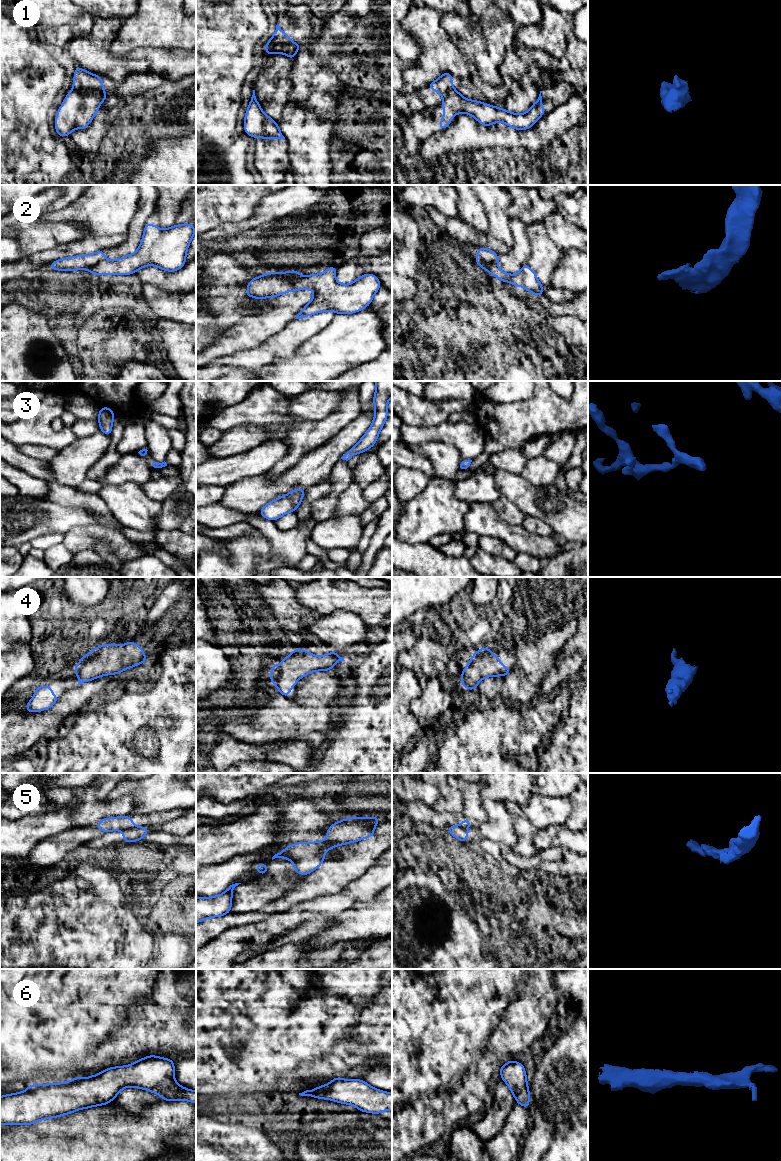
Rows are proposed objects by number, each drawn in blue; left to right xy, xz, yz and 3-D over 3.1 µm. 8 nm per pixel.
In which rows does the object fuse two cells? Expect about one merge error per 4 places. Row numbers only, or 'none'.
1, 2, 5

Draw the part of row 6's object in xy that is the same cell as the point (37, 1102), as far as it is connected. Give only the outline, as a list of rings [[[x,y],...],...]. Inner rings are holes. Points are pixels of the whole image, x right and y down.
[[[149,1055],[131,1065],[106,1068],[87,1078],[76,1077],[64,1083],[31,1084],[25,1091],[0,1097],[0,1125],[32,1125],[42,1119],[56,1118],[80,1109],[107,1105],[126,1087],[153,1092],[164,1101],[185,1100],[196,1104],[196,1091],[183,1088],[174,1079],[174,1059]]]

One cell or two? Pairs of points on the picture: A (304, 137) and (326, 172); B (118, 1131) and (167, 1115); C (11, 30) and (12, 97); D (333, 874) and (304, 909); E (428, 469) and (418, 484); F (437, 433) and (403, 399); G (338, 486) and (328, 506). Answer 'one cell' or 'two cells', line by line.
A: one cell
B: one cell
C: one cell
D: two cells
E: two cells
F: two cells
G: one cell

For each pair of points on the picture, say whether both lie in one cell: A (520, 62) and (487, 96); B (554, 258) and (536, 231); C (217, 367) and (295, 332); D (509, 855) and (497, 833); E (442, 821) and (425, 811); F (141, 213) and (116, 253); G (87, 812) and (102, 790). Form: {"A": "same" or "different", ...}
{"A": "same", "B": "same", "C": "same", "D": "different", "E": "same", "F": "same", "G": "different"}

